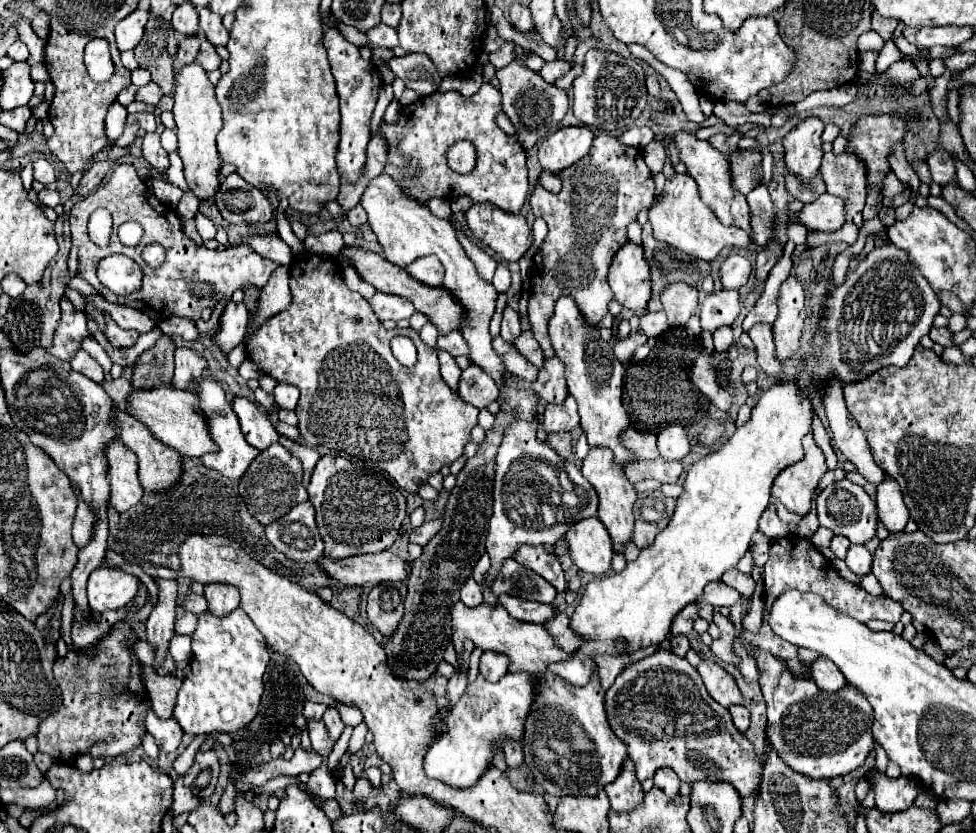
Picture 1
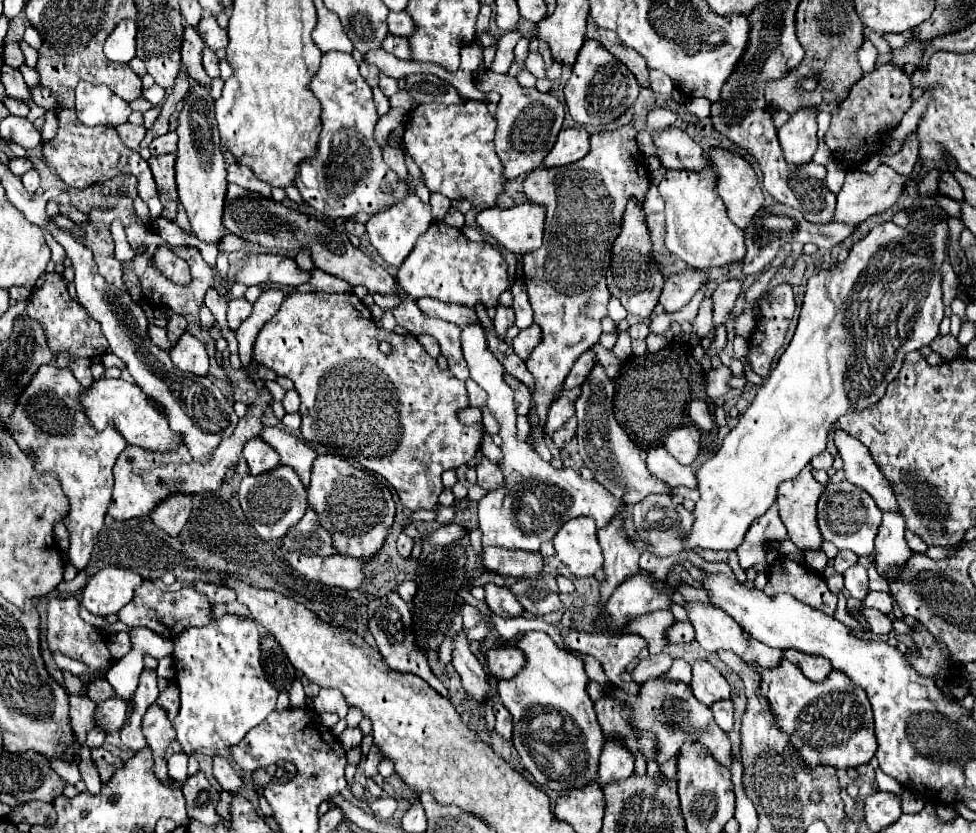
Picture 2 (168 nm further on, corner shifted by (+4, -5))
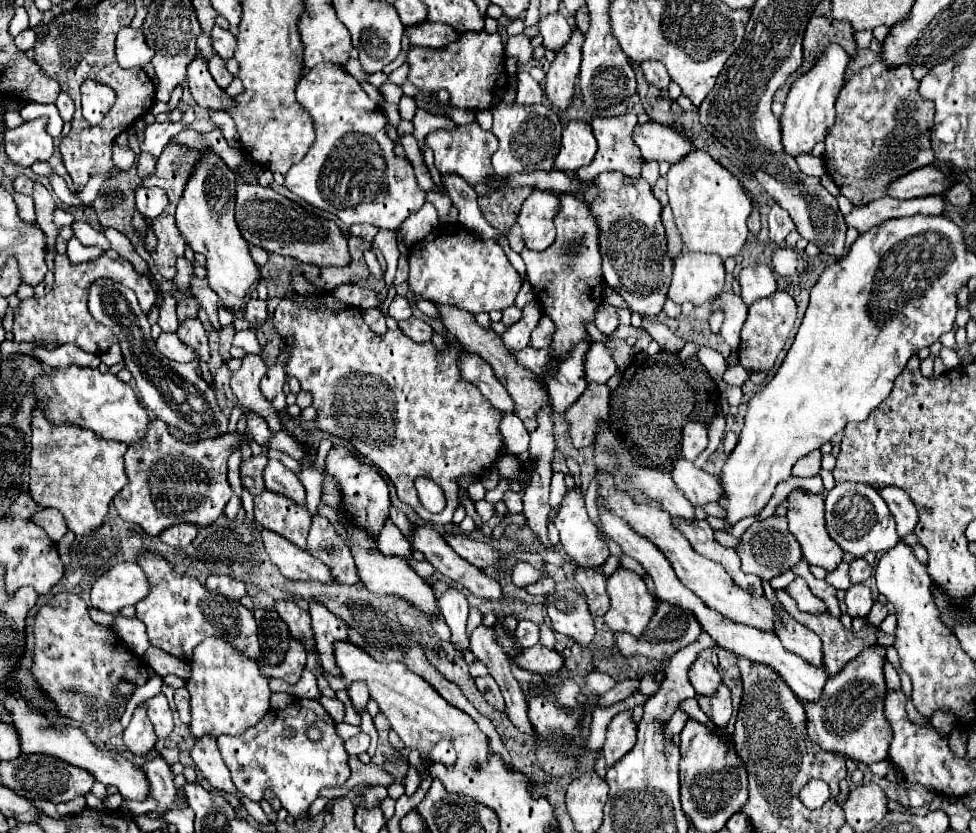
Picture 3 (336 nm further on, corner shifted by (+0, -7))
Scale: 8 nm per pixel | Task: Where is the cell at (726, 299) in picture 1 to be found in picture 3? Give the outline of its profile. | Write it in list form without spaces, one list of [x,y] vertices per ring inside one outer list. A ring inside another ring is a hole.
[[[755,265],[755,267],[745,267],[739,277],[739,287],[741,287],[741,297],[745,305],[751,305],[753,301],[771,295],[777,289],[773,271],[767,265]]]

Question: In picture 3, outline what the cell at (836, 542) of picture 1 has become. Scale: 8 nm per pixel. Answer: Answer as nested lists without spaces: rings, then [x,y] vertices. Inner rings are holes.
[[[853,559],[849,565],[849,579],[851,583],[863,583],[871,575],[873,567],[865,559]]]

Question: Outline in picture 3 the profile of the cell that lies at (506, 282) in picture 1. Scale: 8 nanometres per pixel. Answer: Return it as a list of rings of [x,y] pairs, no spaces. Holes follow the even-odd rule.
[[[441,223],[433,233],[429,233],[421,243],[415,243],[413,249],[409,251],[409,289],[433,303],[441,305],[455,305],[463,311],[469,311],[473,315],[477,313],[489,313],[493,309],[503,311],[505,307],[513,305],[519,289],[521,289],[521,277],[509,263],[505,251],[501,245],[493,239],[477,239],[473,233],[465,231],[459,223]]]

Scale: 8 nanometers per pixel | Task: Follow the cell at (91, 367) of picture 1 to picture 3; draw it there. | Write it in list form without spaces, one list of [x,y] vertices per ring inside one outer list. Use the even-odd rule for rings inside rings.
[[[61,345],[61,347],[55,347],[55,349],[36,347],[34,355],[37,359],[41,359],[41,363],[49,369],[53,369],[53,367],[71,367],[71,365],[97,369],[99,363],[101,363],[99,355],[89,355],[87,351],[81,351],[75,345]]]

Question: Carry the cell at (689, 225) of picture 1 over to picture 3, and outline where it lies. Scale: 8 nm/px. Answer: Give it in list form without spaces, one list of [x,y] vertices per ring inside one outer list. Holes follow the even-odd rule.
[[[705,151],[689,153],[681,163],[675,163],[669,169],[667,195],[687,251],[715,253],[723,261],[737,257],[749,235],[747,217],[751,213],[751,199],[723,165],[711,159]]]

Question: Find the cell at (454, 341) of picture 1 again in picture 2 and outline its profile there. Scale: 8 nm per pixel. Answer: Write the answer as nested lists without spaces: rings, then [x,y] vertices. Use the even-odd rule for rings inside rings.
[[[417,335],[417,341],[423,345],[423,349],[431,357],[437,357],[439,355],[439,345],[437,345],[437,341],[433,341],[433,337],[429,337],[429,335]]]

